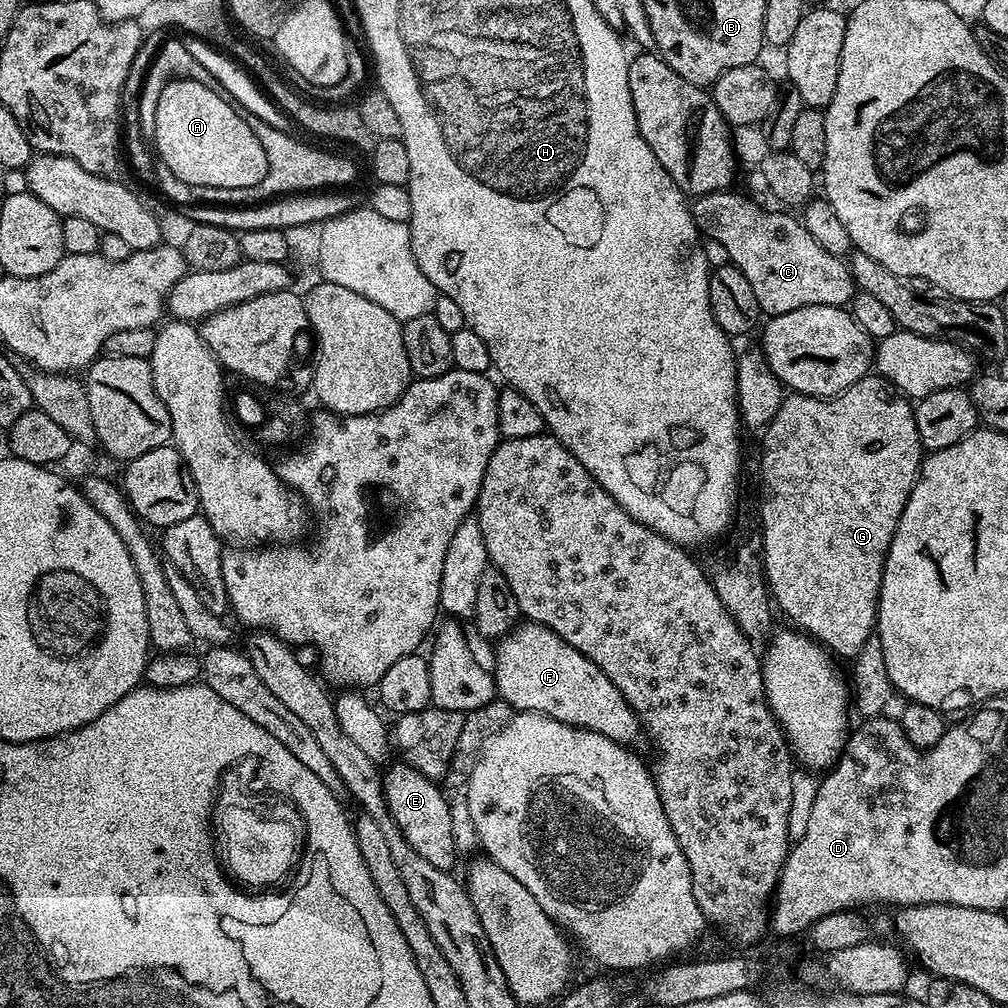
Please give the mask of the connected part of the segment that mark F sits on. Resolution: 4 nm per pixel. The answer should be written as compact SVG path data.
M521 622L508 635L501 636L495 648L494 675L499 699L508 702L517 713L537 712L571 728L597 732L625 746L632 746L642 736L640 719L618 686L614 686L586 654L574 650L574 646L554 634L554 630Z

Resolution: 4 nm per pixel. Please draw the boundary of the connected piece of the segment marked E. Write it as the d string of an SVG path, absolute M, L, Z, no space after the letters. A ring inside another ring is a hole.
M391 764L387 765L388 772L386 768L383 773L384 797L394 822L398 822L398 826L404 832L406 842L410 842L412 849L422 854L426 862L438 866L438 870L446 872L455 869L458 851L451 830L449 797L440 793L441 785L437 781L426 778L408 764Z

